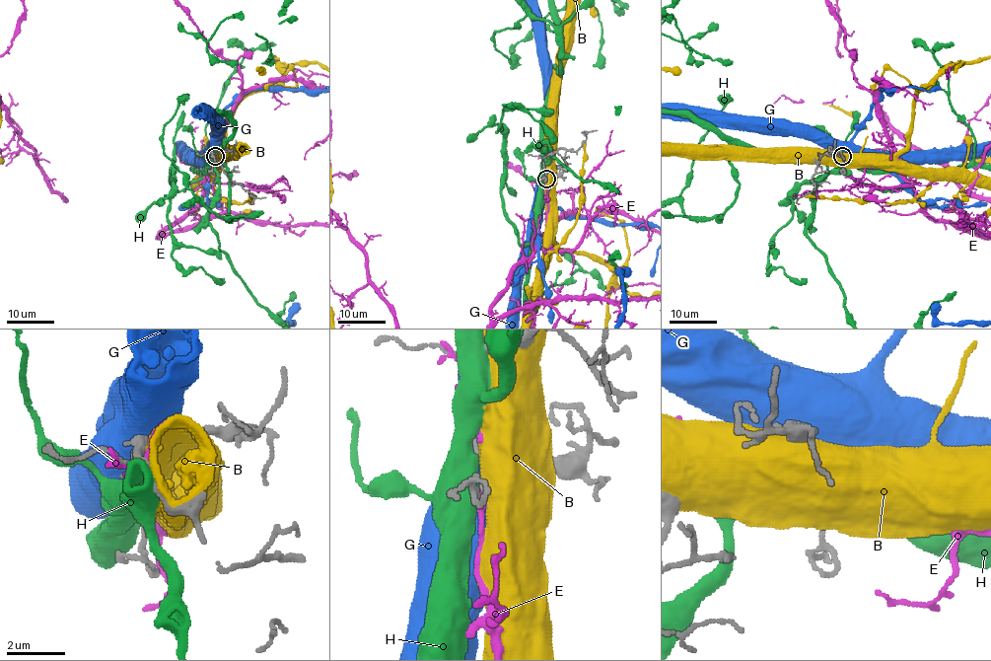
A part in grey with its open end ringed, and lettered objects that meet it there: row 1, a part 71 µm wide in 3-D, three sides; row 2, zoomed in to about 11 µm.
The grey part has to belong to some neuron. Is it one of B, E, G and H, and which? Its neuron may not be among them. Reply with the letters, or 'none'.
none

